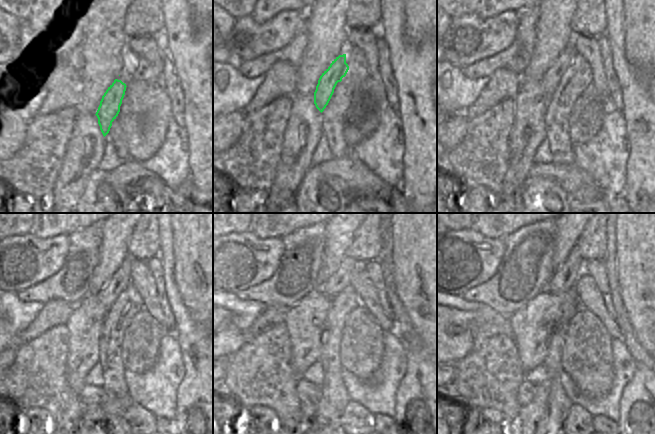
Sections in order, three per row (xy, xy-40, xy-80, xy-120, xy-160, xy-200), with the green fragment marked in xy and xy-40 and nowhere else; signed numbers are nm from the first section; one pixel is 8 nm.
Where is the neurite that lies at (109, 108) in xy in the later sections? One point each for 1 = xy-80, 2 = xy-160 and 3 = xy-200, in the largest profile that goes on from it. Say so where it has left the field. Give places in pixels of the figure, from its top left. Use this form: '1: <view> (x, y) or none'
1: xy-80 (561, 69)
2: xy-160 (340, 280)
3: xy-200 (564, 278)

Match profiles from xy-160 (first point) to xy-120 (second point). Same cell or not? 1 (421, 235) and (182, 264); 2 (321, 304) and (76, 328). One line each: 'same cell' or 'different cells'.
1: same cell
2: same cell

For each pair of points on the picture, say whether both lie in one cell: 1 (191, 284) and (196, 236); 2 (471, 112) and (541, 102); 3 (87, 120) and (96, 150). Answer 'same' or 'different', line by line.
1: same
2: different
3: same

